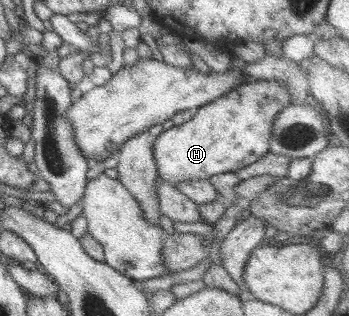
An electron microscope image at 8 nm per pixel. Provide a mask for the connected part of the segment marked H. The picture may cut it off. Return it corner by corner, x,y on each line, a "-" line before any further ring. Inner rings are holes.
257,81
238,84
236,90
229,90
227,94
193,111
193,117
182,125
177,125
162,131
152,144
153,163
158,177
175,187
182,181
207,180
213,175
233,173
257,161
268,151
271,139
271,123
279,111
289,104
287,88
279,81

